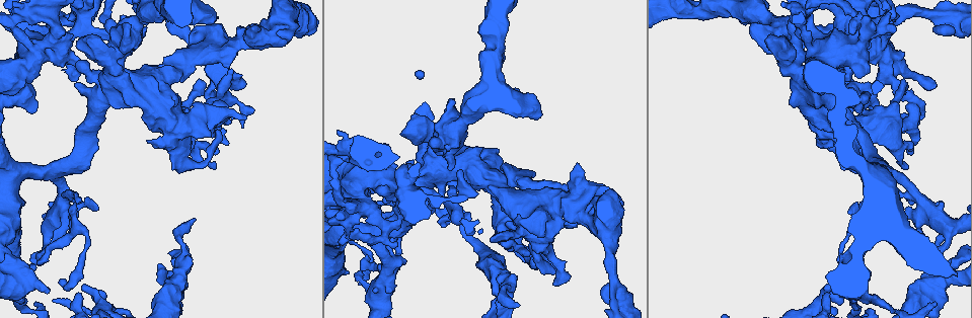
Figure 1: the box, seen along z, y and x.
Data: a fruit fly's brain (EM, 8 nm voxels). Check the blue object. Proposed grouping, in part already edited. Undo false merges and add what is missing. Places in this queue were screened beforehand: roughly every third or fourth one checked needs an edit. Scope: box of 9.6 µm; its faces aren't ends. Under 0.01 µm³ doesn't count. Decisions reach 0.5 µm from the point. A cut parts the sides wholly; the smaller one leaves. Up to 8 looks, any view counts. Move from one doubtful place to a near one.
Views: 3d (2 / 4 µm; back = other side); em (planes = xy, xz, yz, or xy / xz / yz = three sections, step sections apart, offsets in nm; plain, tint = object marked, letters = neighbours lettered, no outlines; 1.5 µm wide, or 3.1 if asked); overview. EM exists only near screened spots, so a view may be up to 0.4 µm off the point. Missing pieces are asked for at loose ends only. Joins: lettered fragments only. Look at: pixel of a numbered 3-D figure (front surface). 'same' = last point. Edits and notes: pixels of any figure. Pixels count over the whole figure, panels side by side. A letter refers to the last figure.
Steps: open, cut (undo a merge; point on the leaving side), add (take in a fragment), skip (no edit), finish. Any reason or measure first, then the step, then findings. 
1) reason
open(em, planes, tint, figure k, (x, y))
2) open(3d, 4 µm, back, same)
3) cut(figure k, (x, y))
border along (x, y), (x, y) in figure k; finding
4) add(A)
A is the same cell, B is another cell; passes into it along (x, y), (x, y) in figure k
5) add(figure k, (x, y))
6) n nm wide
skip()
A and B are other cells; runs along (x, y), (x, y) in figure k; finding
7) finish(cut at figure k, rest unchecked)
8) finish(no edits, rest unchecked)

free end
open(em, yz, step 4, letters, figure 1, (76, 63))

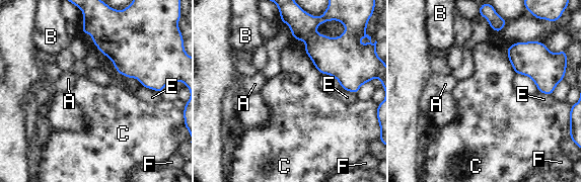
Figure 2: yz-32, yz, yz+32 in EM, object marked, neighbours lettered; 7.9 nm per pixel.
skip()
A, B, C, E and F are other cells; border along (101, 52), (120, 74) in figure 2; no lettered fragment goes on from it

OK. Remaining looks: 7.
an open end
open(3d, 2 µm, back, figure 1, (75, 202))

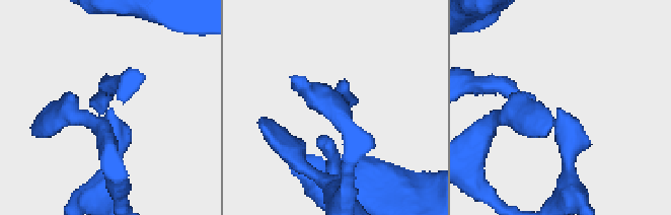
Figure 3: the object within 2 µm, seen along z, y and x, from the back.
open(em, planes, plain, figure 3, (111, 108))

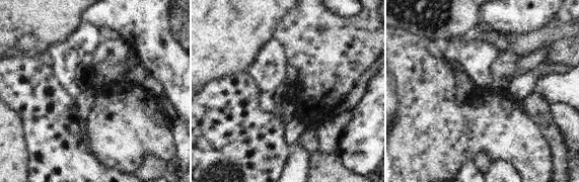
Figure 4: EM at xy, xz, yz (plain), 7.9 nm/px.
open(em, planes, letters, same)

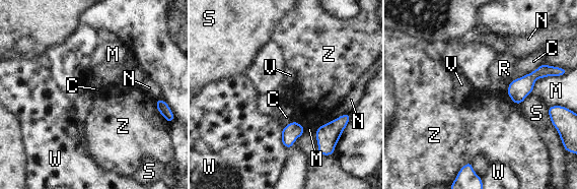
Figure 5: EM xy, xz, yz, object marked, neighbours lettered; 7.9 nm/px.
skip()
C, M, N, R, S, V, W and Z are other cells; border along (547, 76), (537, 78), (531, 91) in figure 5; no lettered fragment goes on from it

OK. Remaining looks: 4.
branch stops here
open(em, xz, step 8, letters, figure 1, (215, 168))

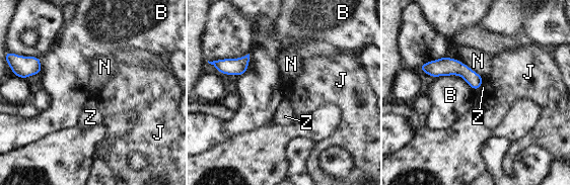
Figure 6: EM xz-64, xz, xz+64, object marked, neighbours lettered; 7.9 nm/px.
skip()
B, J, N and Z are other cells; no lettered fragment goes on from it

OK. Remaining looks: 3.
finish(no edits, rest unchecked)

